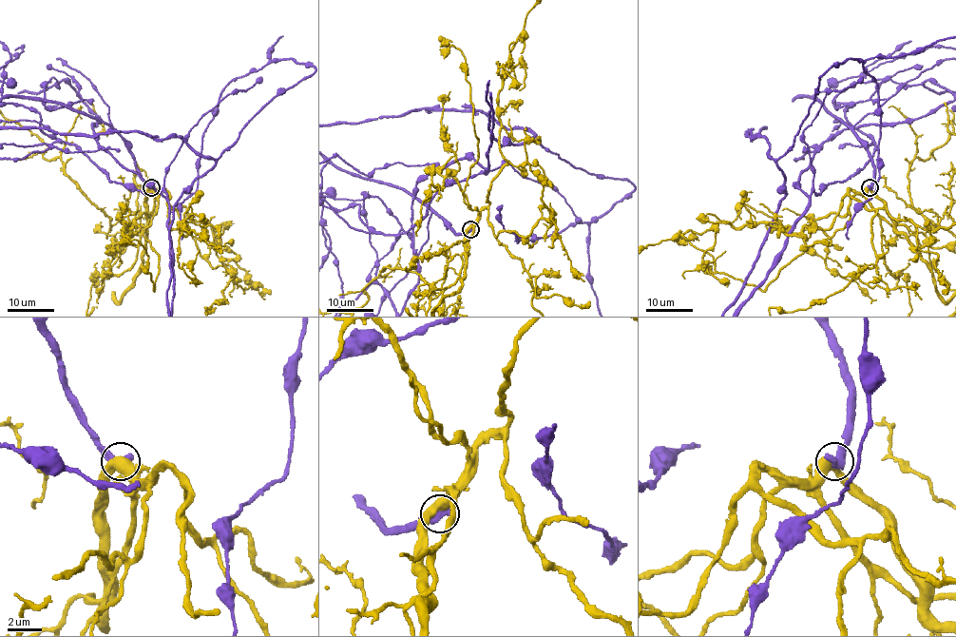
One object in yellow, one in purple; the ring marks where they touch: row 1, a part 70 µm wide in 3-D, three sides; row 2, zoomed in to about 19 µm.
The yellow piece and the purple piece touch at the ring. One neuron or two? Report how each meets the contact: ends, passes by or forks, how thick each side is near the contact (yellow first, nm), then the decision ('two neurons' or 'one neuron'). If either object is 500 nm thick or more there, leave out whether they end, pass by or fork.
500 nm thick on the yellow side, 600 nm on the other; two neurons

